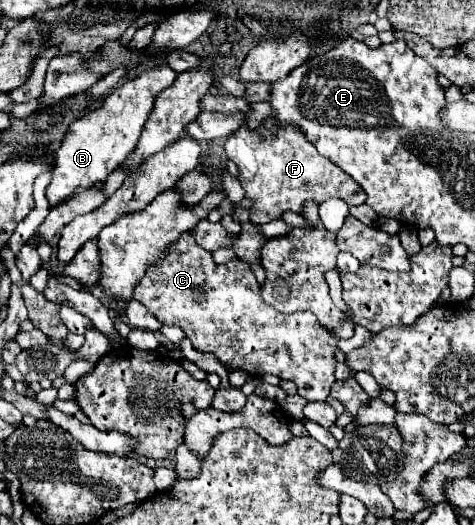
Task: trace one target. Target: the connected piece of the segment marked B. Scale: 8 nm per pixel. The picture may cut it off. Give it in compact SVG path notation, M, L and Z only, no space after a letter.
M156 65L142 75L128 79L120 89L114 89L110 95L106 95L98 109L88 111L70 125L60 149L56 151L52 183L46 189L46 197L52 207L72 195L76 187L90 187L96 181L104 181L122 163L122 159L134 151L140 131L154 107L154 99L160 91L174 83L176 75L178 73L170 65Z

